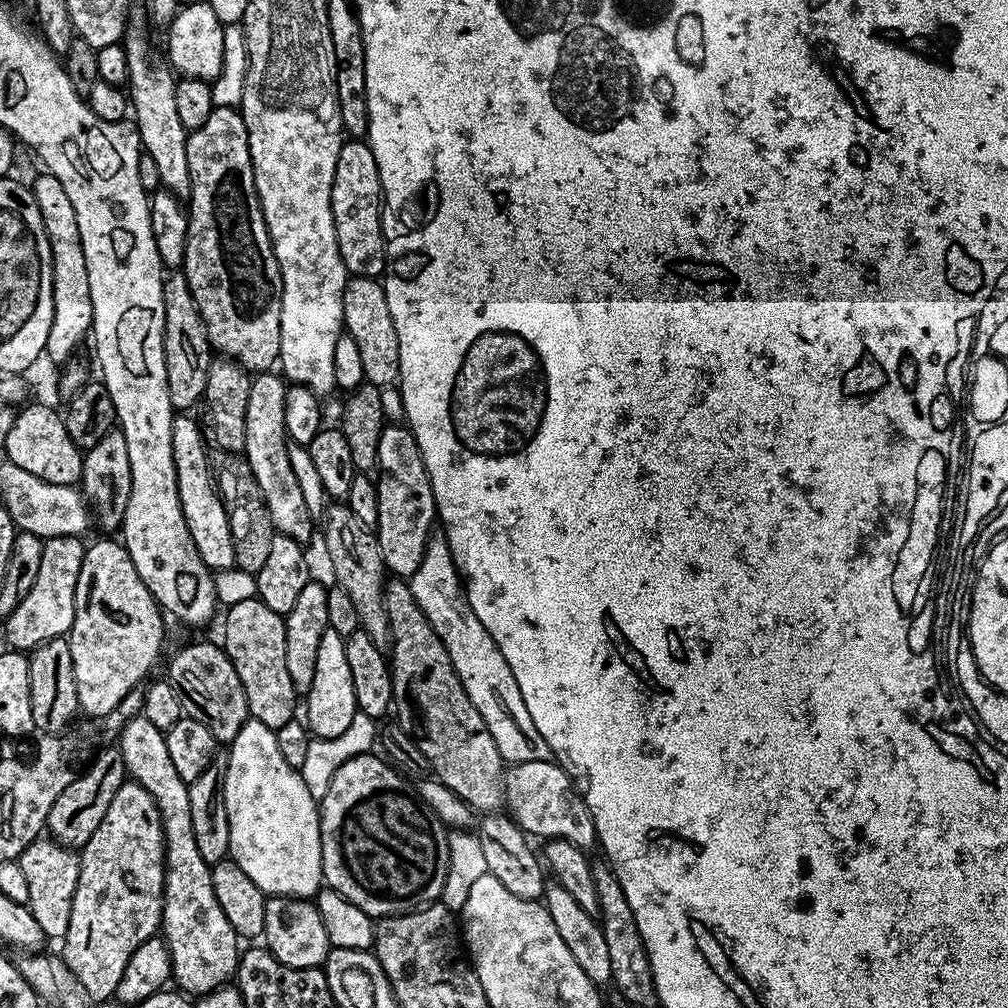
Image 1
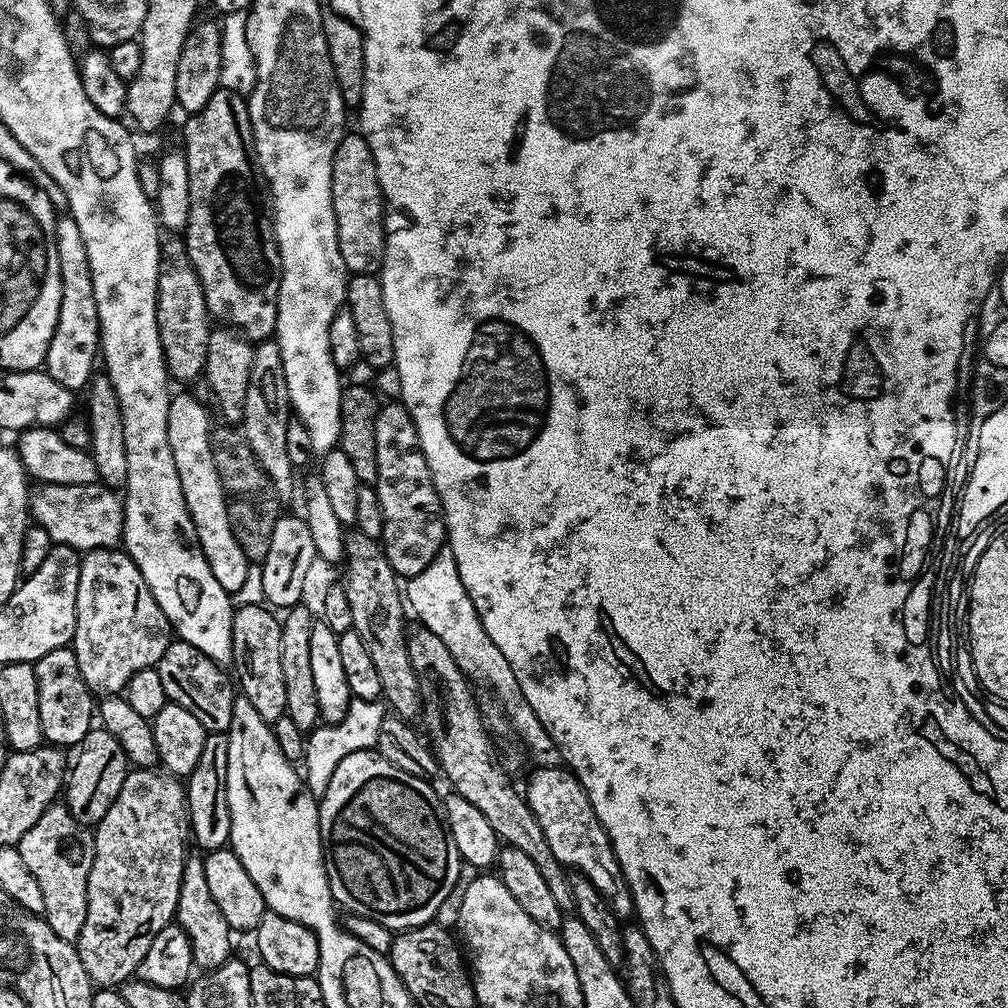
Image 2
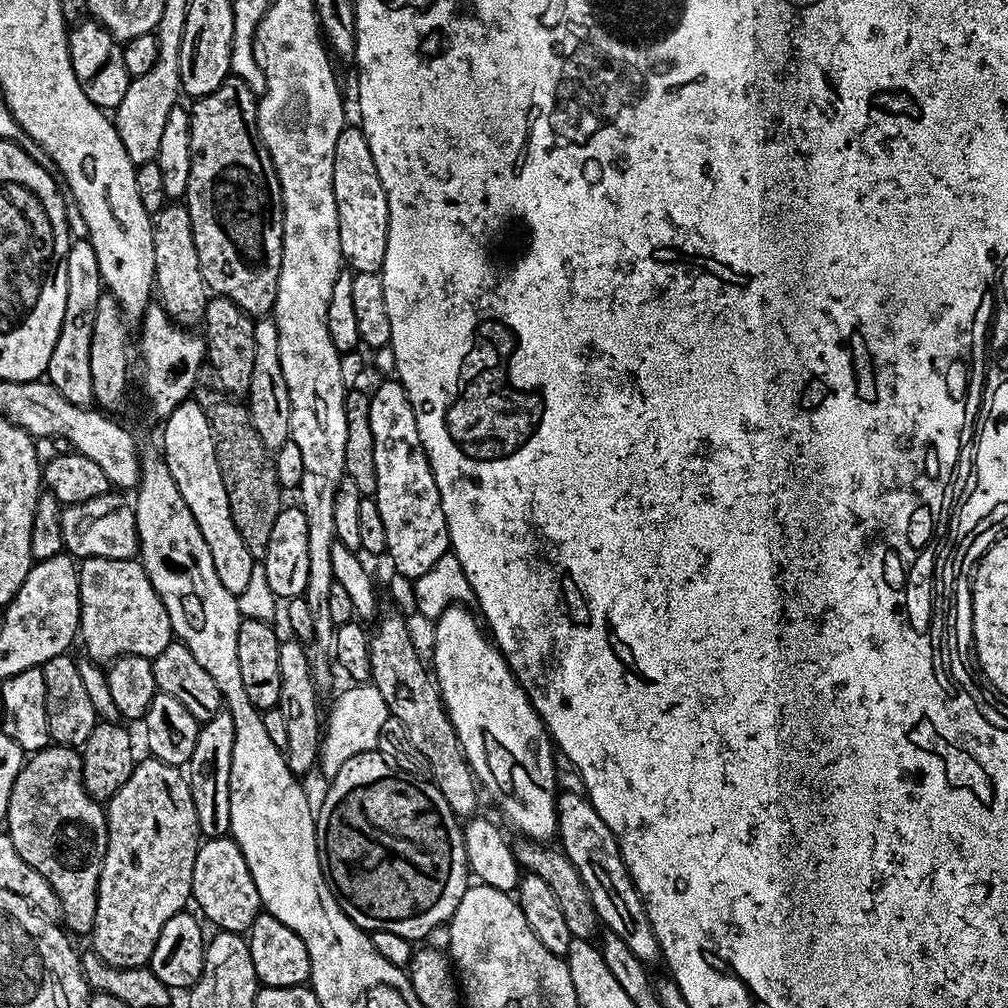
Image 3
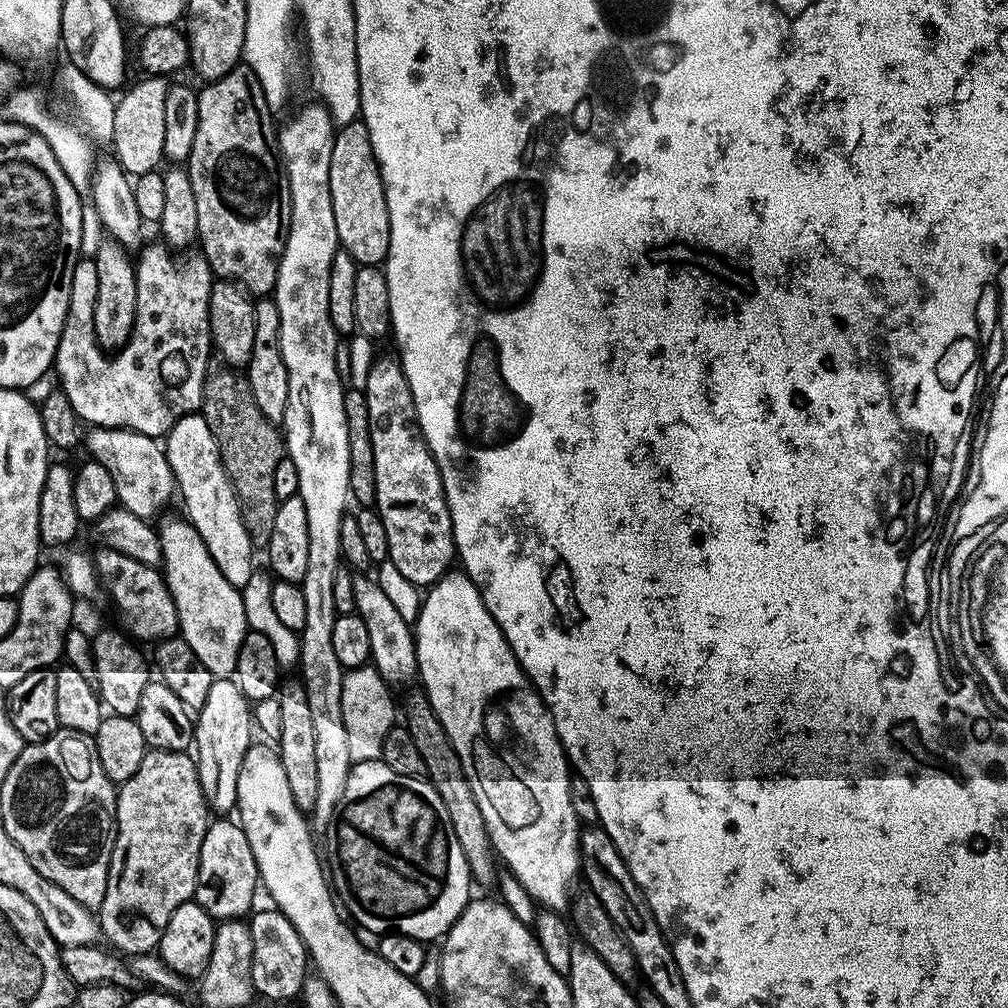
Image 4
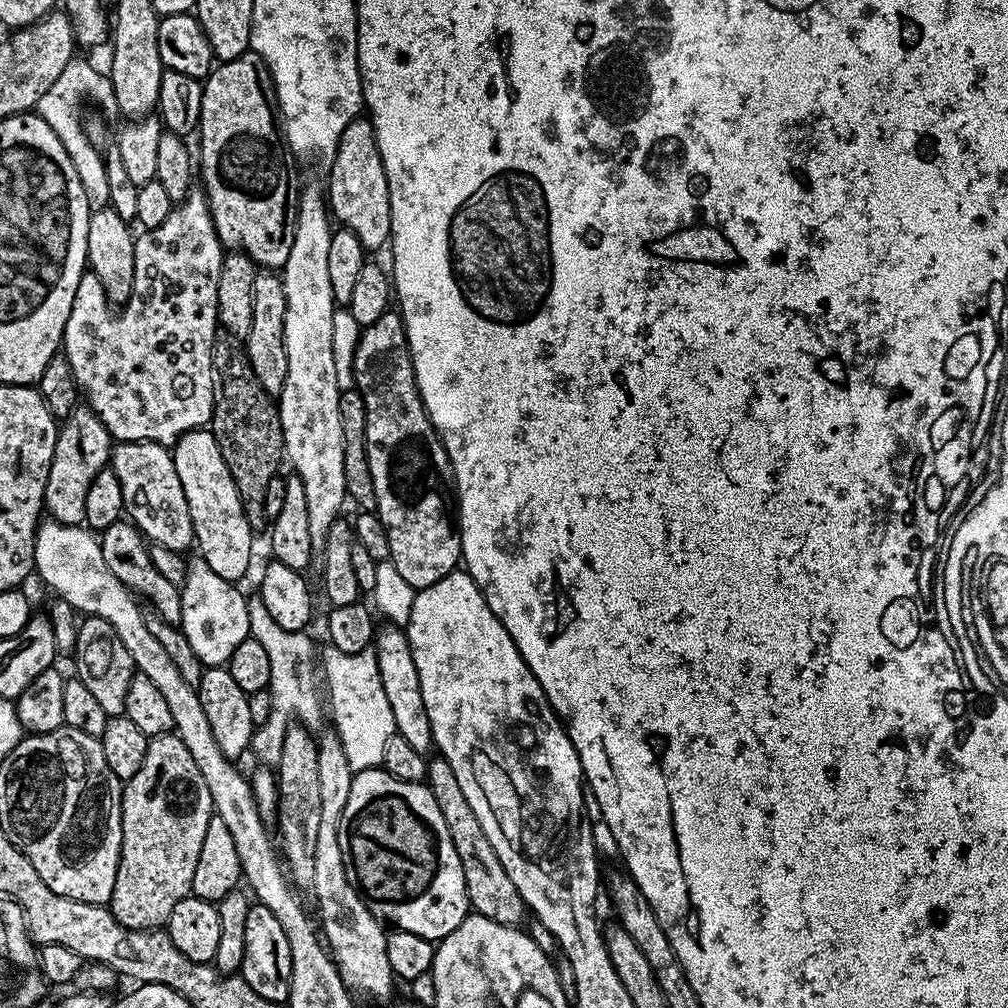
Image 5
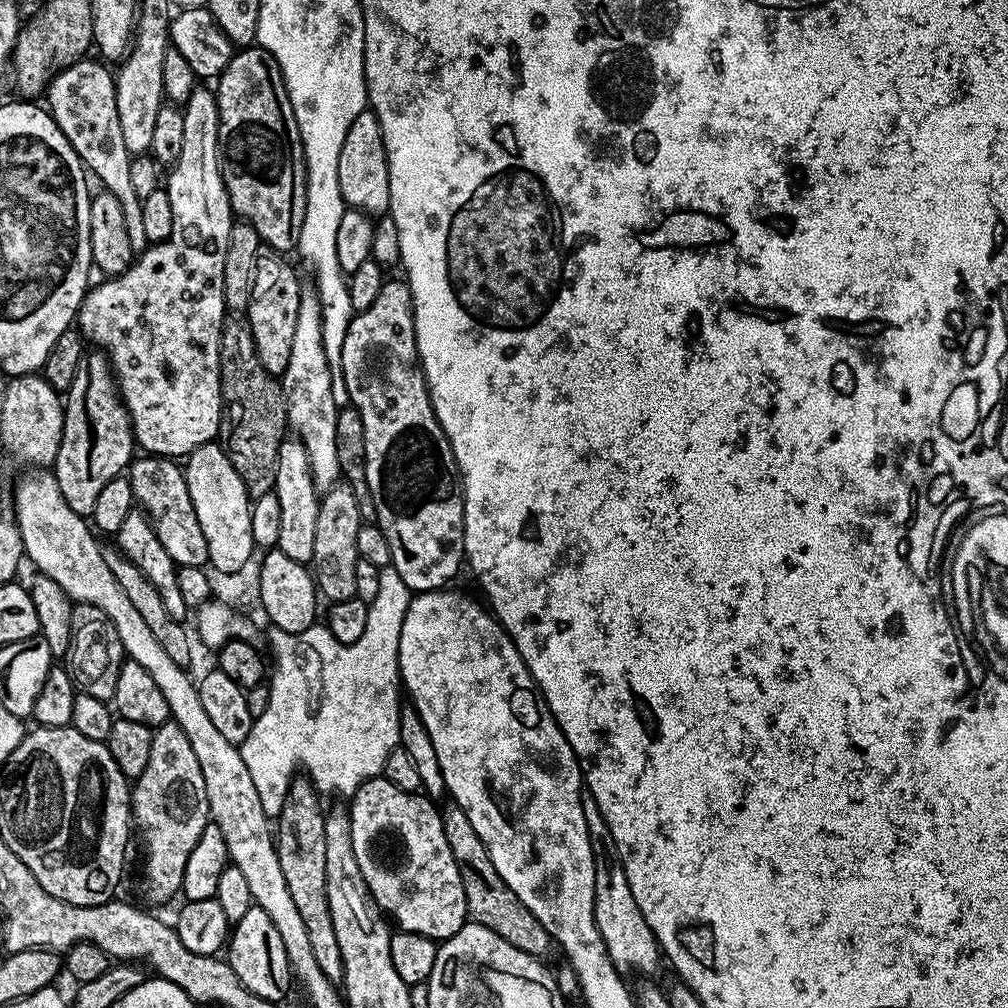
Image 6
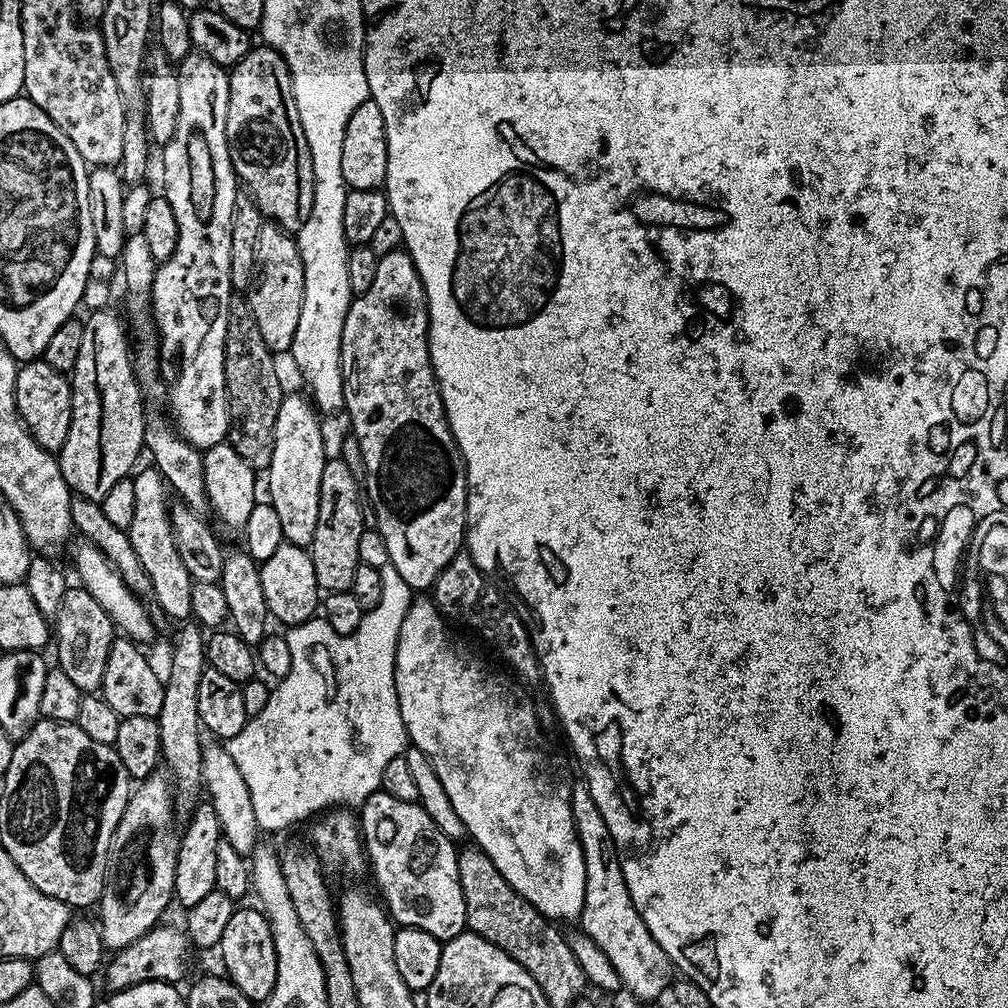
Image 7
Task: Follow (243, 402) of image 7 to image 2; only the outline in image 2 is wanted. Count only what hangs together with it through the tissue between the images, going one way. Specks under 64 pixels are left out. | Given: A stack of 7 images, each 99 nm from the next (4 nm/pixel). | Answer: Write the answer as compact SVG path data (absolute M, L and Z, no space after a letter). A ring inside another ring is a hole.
M232 426L223 427L213 427L212 453L218 478L224 487L224 497L228 499L230 530L234 530L234 538L238 538L238 546L242 546L242 554L246 554L249 564L261 565L270 551L274 522L278 522L282 514L282 497L266 470L262 470L254 450L250 450L250 442L244 437L243 431Z

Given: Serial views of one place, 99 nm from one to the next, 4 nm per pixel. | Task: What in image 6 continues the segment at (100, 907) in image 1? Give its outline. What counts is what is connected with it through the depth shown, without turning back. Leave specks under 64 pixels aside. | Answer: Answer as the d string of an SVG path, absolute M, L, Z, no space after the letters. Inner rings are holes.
M169 722L153 731L150 762L146 762L146 770L142 770L142 774L131 785L130 799L132 820L135 827L136 824L140 827L140 836L144 839L144 896L152 904L164 904L172 895L180 892L182 874L186 874L186 858L190 858L190 850L194 850L198 838L202 838L202 830L206 830L210 822L202 766L198 766L198 758L182 726Z

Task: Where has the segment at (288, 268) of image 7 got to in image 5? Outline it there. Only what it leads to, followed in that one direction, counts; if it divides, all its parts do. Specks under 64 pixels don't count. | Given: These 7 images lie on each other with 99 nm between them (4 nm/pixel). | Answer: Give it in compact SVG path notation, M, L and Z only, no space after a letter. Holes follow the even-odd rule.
M257 271L254 278L254 315L250 321L250 334L242 340L244 352L250 366L273 398L279 397L282 386L286 386L286 294L283 279L275 271Z

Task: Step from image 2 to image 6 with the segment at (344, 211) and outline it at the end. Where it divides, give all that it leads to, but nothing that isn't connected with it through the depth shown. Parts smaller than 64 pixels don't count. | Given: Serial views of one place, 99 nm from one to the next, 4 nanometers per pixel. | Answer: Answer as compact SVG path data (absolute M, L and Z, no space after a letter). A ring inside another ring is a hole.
M365 110L350 122L346 138L342 142L342 154L338 157L338 187L342 190L345 205L367 212L373 218L379 218L388 212L390 202L390 170L388 155L382 138L382 126L375 112Z

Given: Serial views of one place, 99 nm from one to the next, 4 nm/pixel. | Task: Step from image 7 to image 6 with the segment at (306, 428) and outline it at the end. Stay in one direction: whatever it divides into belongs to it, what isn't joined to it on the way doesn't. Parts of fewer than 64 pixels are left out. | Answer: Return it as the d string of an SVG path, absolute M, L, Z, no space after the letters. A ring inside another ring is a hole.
M285 438L278 450L278 470L276 471L275 494L278 506L282 510L278 525L278 542L276 548L294 558L294 562L308 564L314 554L314 537L321 493L317 492L312 481L310 458L306 454L306 446L295 438Z

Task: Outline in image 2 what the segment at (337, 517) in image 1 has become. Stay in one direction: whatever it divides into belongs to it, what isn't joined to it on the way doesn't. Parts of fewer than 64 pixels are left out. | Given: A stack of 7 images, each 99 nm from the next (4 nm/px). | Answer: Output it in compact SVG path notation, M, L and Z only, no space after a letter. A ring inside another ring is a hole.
M355 530L349 531L344 537L343 568L342 583L346 598L350 598L352 631L362 638L362 643L374 661L378 678L382 682L383 699L399 719L415 721L415 716L417 719L422 712L422 697L420 679L414 674L414 666L410 666L409 629L404 628L406 601L402 595L401 581L390 566L381 541L366 538L366 534Z

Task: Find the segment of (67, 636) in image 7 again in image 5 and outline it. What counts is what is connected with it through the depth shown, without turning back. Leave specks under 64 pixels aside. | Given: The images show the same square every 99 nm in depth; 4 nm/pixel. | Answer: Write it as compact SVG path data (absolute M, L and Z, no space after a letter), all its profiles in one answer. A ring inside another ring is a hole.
M84 616L79 621L76 629L76 676L89 687L93 697L103 704L108 716L120 716L124 713L126 692L129 690L130 682L136 675L137 666L130 658L130 650L118 638L114 626L106 622L106 618L97 616Z

